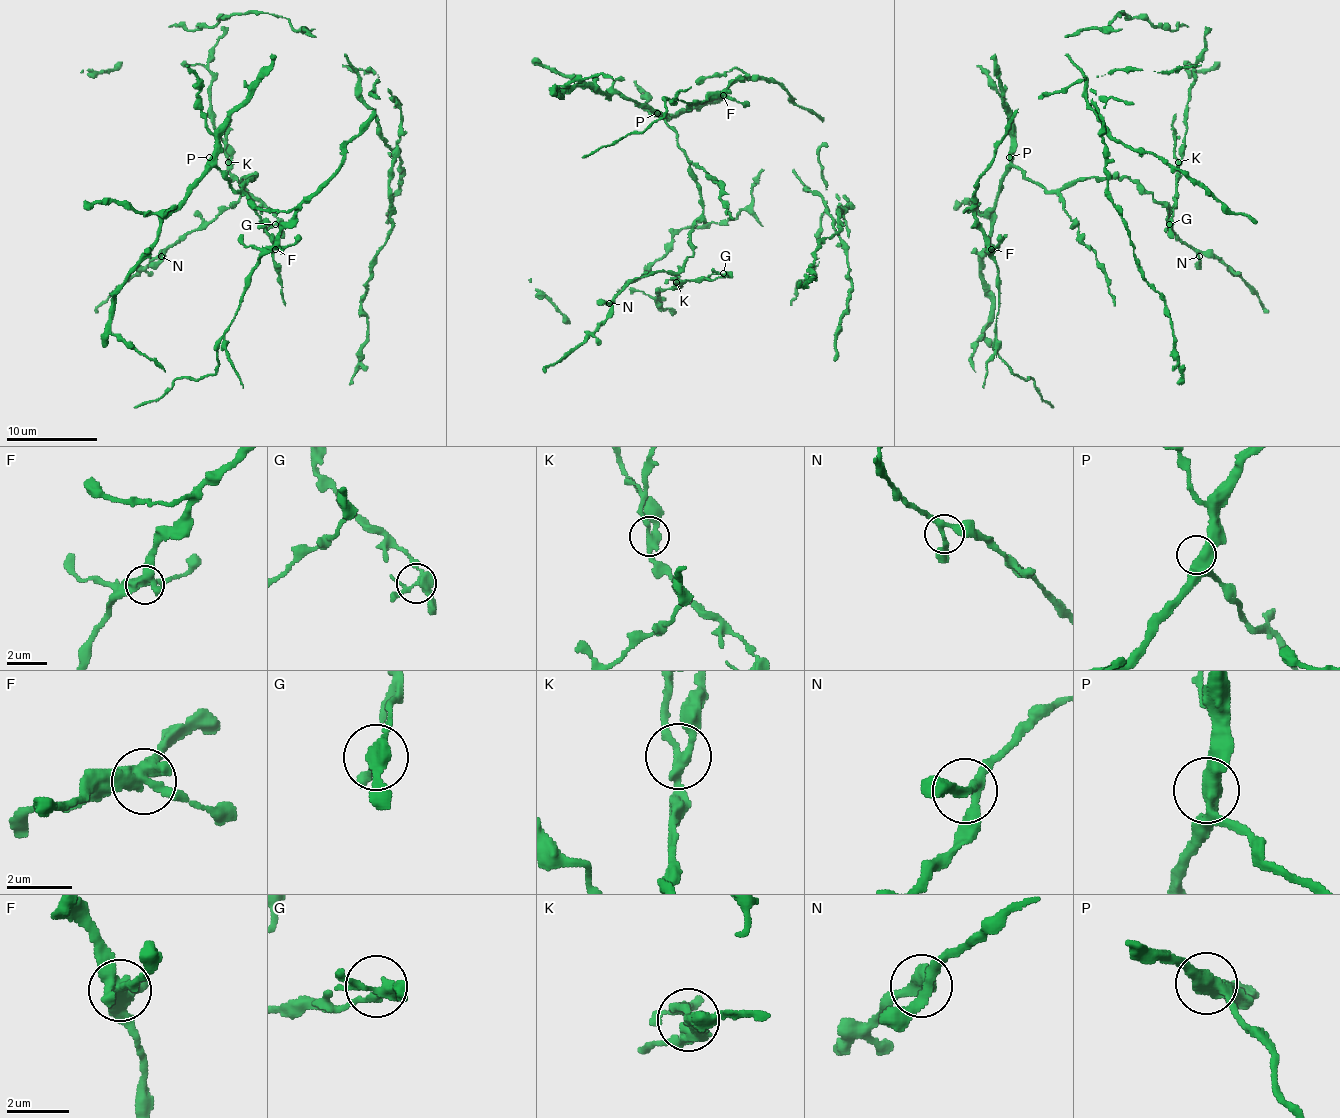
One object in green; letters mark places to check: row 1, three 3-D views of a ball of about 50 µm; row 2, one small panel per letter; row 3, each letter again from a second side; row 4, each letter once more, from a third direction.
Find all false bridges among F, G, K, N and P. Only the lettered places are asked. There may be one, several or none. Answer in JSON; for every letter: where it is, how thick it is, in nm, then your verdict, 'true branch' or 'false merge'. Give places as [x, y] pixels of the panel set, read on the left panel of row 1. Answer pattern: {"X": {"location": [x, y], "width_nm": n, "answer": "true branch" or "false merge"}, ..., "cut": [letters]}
{"F": {"location": [275, 249], "width_nm": 400, "answer": "true branch"}, "G": {"location": [275, 224], "width_nm": 320, "answer": "true branch"}, "K": {"location": [228, 162], "width_nm": 280, "answer": "false merge"}, "N": {"location": [161, 256], "width_nm": 240, "answer": "true branch"}, "P": {"location": [209, 157], "width_nm": 400, "answer": "true branch"}, "cut": ["K"]}

